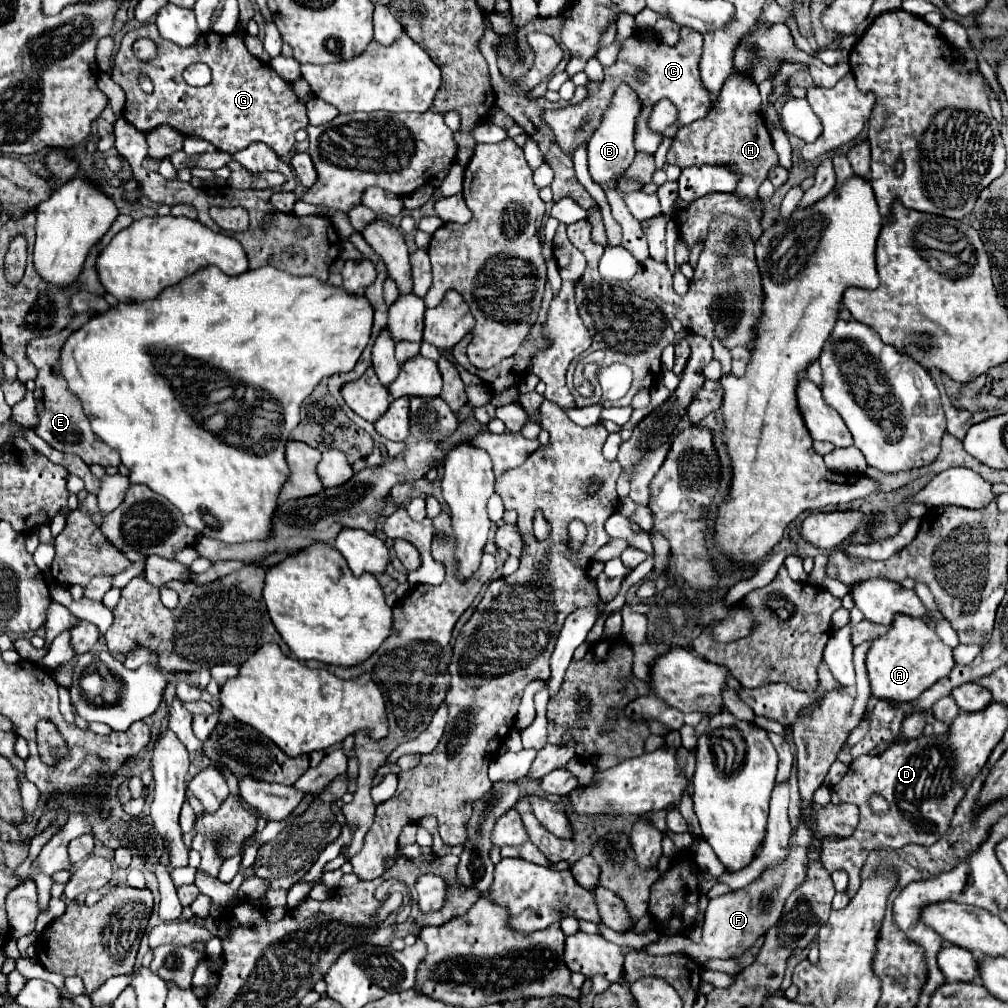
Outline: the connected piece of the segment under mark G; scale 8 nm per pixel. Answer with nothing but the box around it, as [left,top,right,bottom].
[110,23,308,157]

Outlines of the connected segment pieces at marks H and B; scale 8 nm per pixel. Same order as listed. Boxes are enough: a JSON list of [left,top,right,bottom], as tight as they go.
[[666,73,778,201],[588,85,640,185]]

